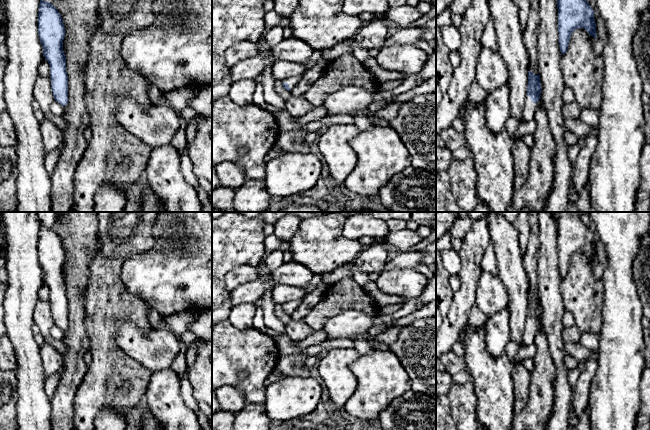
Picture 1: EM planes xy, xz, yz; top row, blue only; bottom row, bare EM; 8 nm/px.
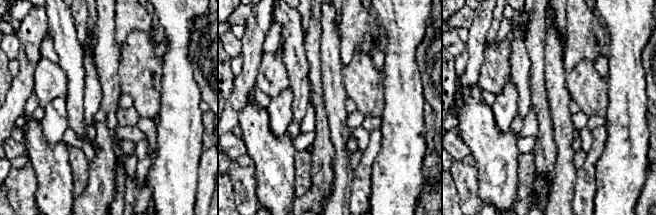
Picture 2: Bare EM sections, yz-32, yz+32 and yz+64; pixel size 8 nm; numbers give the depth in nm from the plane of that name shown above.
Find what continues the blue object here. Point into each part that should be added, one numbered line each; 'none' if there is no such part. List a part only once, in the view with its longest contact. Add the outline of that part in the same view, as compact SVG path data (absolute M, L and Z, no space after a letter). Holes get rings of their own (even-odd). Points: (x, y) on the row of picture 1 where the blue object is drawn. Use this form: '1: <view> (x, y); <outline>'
1: xz (292, 81); M303 75L288 77L282 83L288 83L290 90L302 79Z

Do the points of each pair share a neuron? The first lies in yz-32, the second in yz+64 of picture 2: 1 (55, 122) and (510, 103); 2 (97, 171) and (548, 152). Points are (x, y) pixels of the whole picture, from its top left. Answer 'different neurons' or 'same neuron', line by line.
1: same neuron
2: same neuron

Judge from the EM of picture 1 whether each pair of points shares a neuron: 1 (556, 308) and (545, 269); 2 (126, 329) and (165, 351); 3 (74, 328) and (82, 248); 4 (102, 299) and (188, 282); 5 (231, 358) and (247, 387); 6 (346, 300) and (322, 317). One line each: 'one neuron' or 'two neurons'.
1: one neuron
2: one neuron
3: one neuron
4: two neurons
5: one neuron
6: one neuron

